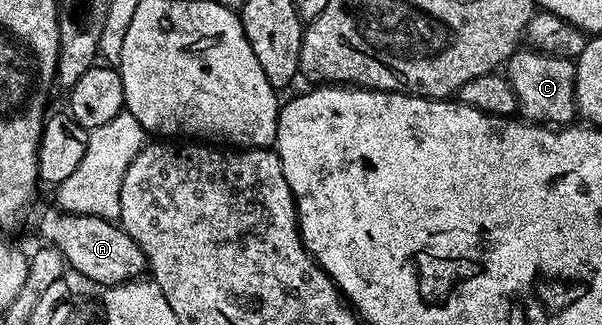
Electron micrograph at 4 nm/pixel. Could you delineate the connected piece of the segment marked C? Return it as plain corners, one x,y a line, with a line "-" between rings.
517,50
506,61
505,75
515,95
518,115
524,121
544,126
567,126
576,119
575,65
571,60
532,50

